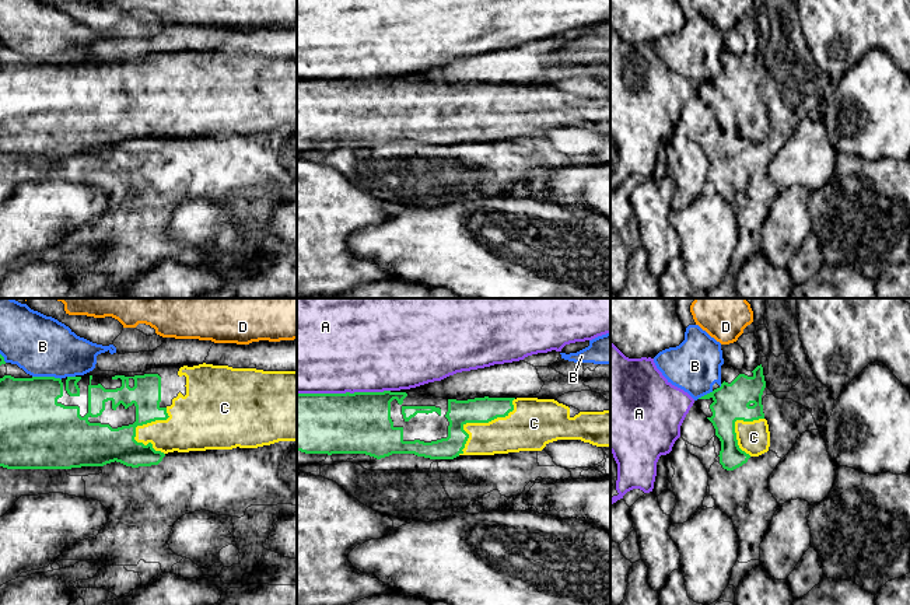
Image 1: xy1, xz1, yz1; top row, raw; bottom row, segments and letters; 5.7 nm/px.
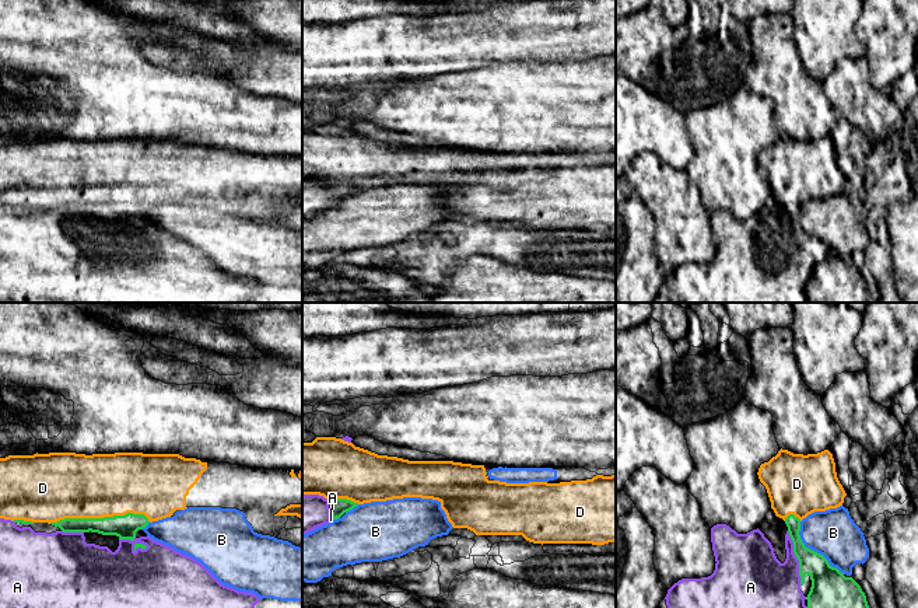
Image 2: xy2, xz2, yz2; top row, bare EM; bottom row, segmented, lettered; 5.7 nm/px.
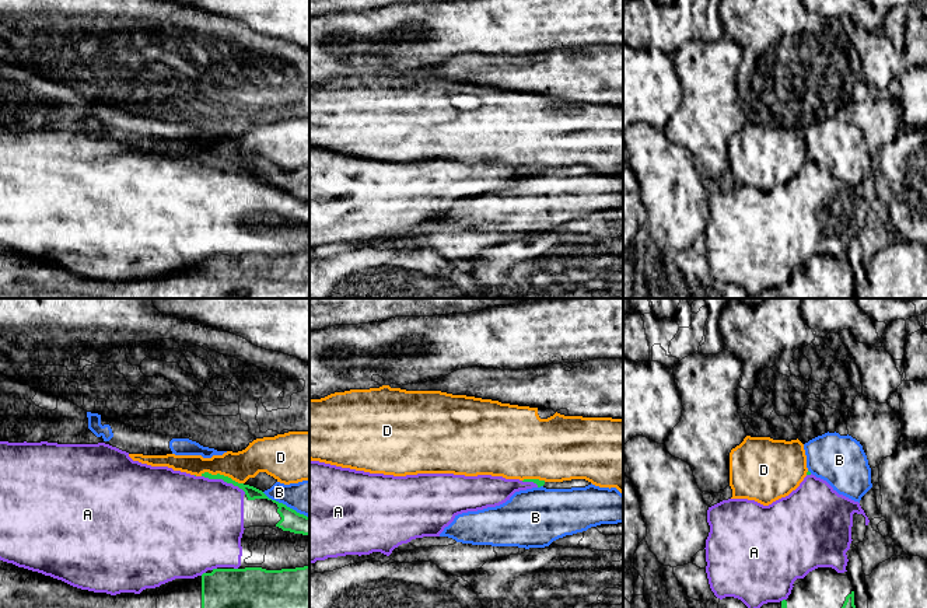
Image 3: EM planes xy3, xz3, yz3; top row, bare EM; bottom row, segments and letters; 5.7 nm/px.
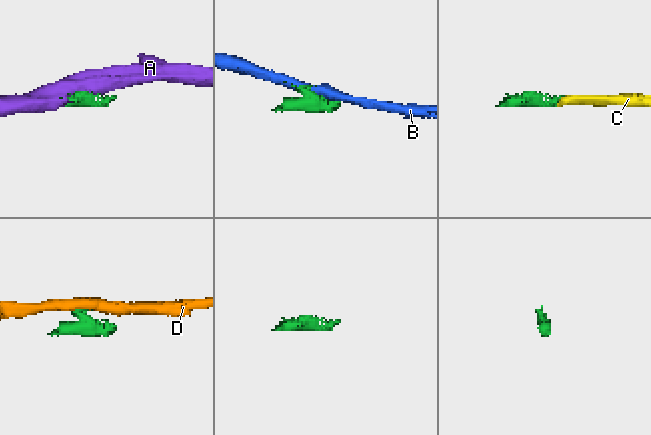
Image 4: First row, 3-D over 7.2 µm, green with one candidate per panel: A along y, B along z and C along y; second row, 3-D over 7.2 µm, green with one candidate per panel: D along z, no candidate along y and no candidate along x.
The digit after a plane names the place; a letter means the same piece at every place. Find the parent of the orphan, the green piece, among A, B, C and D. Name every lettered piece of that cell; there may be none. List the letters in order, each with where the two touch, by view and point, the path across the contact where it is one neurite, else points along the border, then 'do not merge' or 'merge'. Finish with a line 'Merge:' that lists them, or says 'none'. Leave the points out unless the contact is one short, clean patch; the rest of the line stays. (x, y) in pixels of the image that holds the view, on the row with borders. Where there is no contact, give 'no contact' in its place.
A: contact xz1 (343, 394); do not merge
B: contact yz2 (813, 551); do not merge
C: contact xz1 (479, 422); merge
D: contact xy2 (100, 519); do not merge
Merge: C

